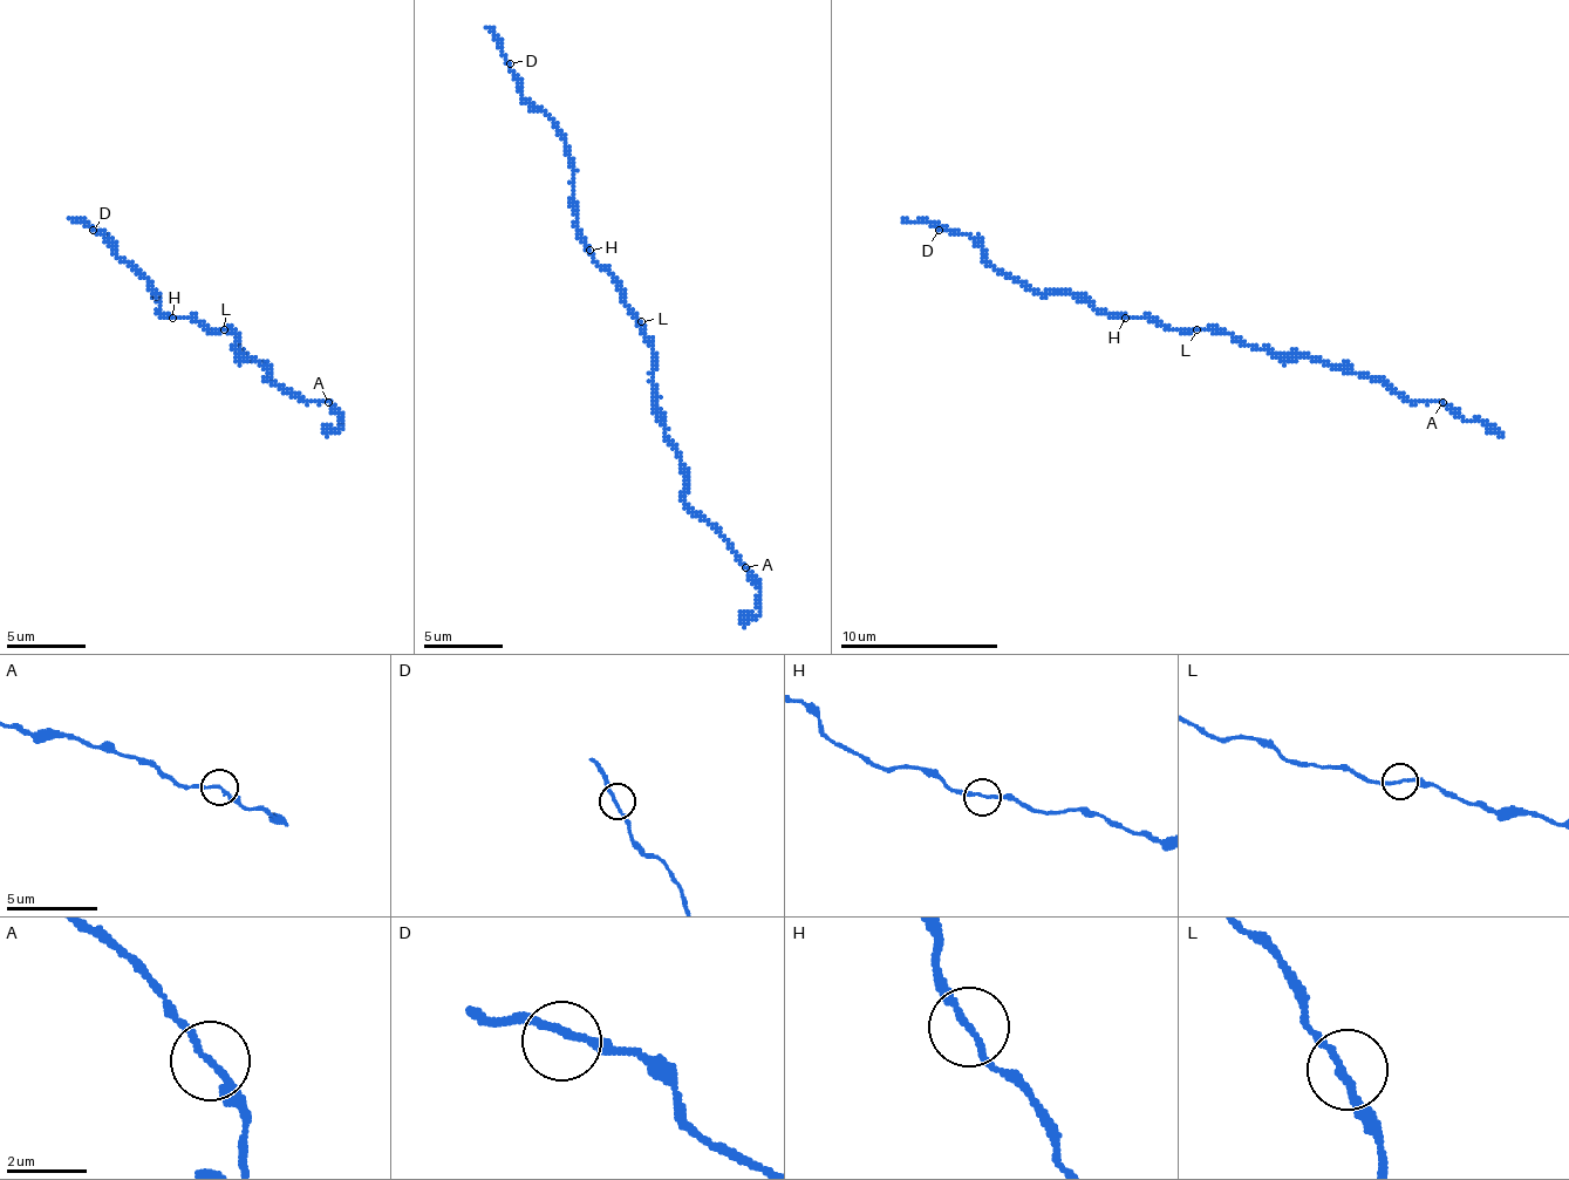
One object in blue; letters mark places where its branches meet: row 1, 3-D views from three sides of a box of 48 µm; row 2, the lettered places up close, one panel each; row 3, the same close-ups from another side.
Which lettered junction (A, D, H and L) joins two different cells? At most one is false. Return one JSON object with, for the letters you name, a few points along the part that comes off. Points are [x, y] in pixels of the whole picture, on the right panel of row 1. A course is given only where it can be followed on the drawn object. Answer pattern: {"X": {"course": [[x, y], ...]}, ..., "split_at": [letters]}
{"A": {"course": [[1443, 401], [1467, 421], [1479, 421], [1502, 437]]}, "split_at": ["A"]}

